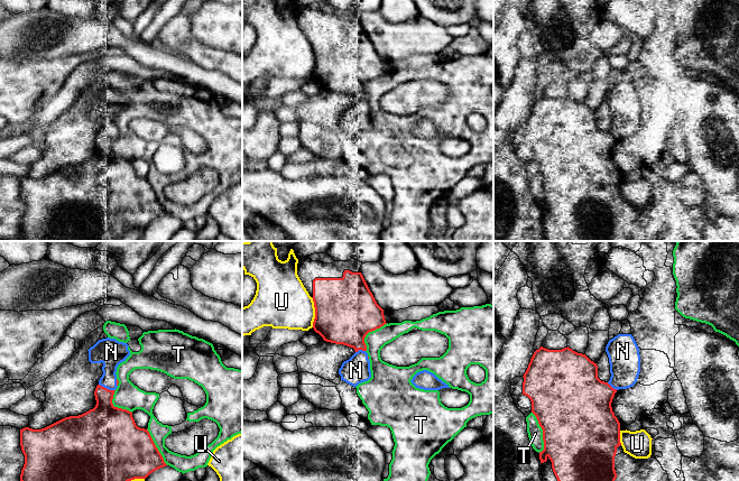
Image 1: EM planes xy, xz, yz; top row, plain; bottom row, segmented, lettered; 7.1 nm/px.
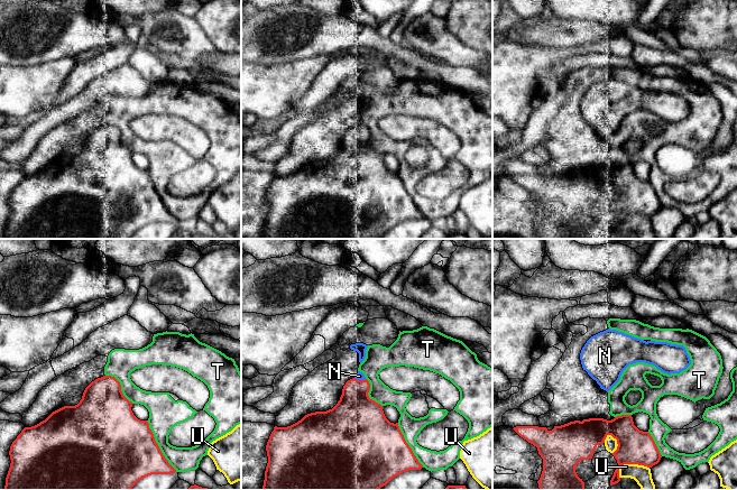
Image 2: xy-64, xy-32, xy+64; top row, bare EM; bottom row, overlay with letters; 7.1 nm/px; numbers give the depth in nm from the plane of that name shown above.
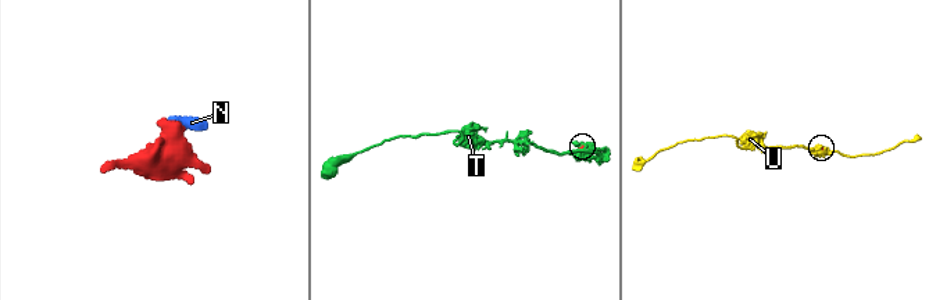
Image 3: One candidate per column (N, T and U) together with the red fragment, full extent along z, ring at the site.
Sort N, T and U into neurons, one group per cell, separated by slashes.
N / T / U

